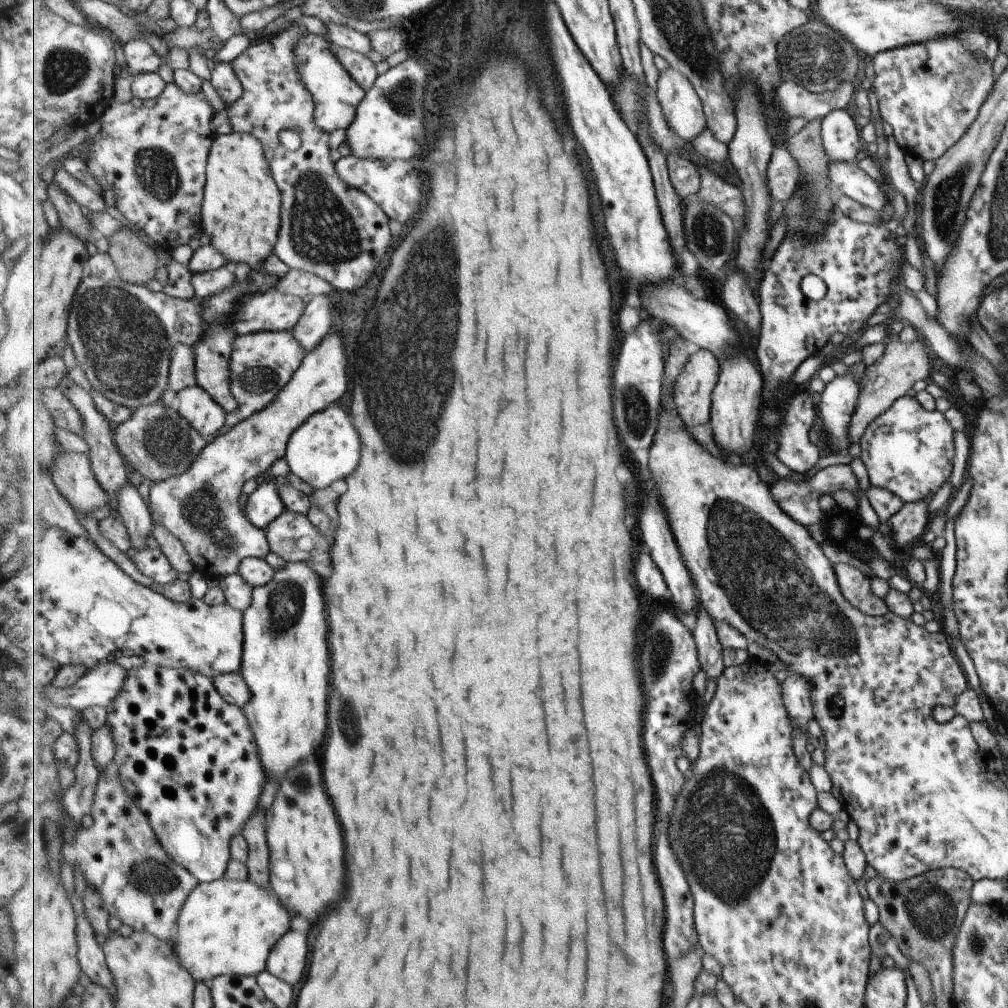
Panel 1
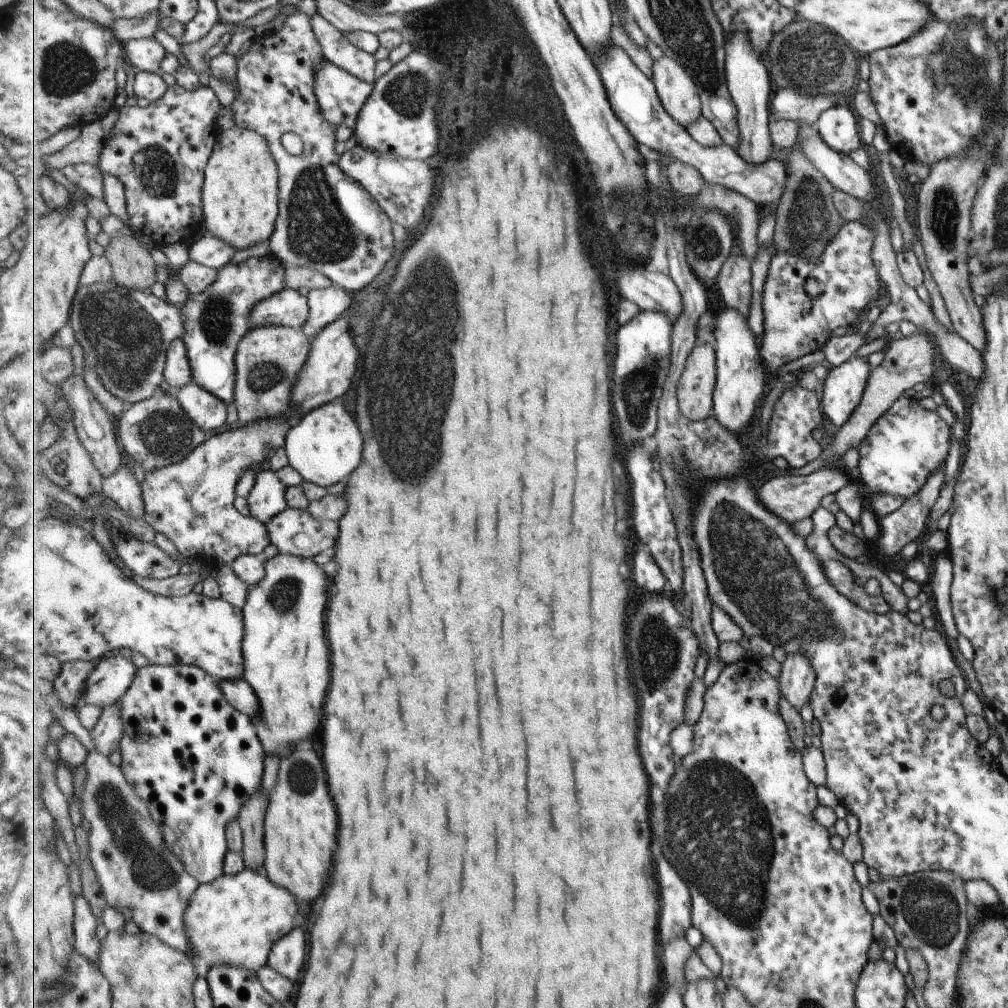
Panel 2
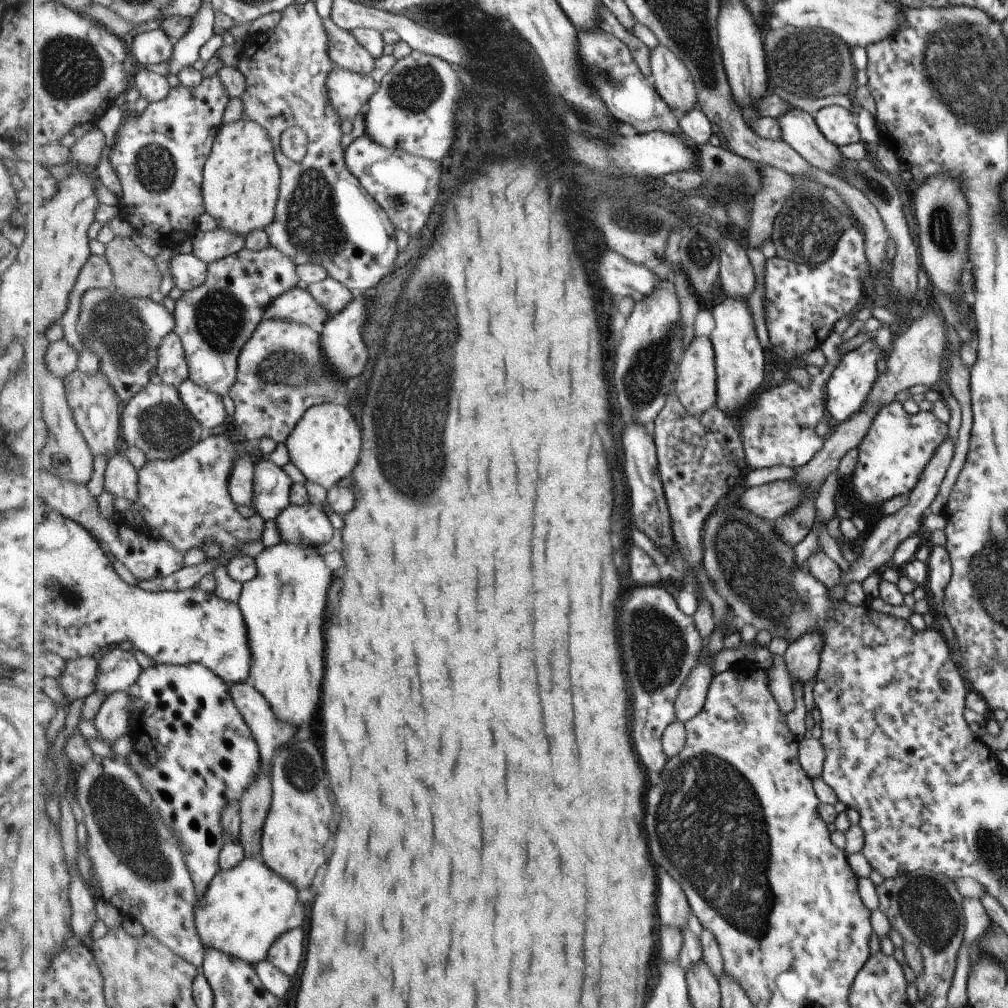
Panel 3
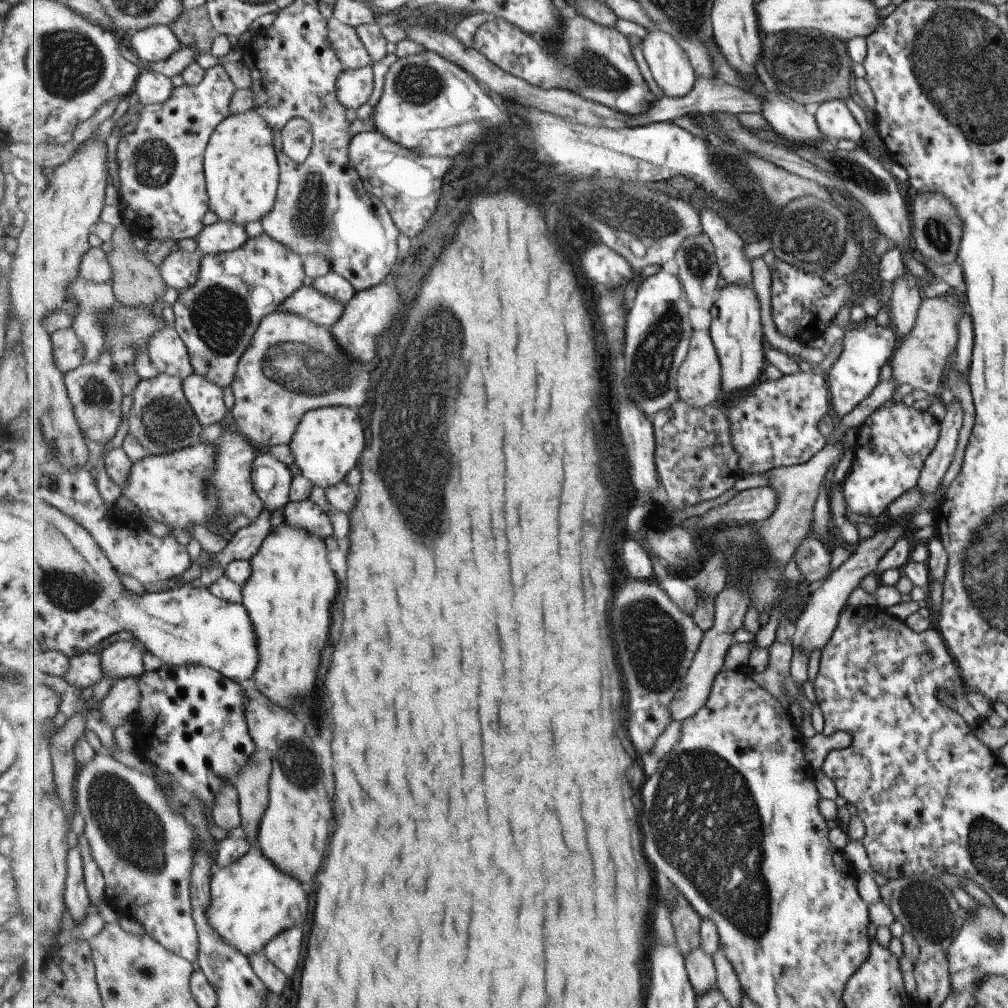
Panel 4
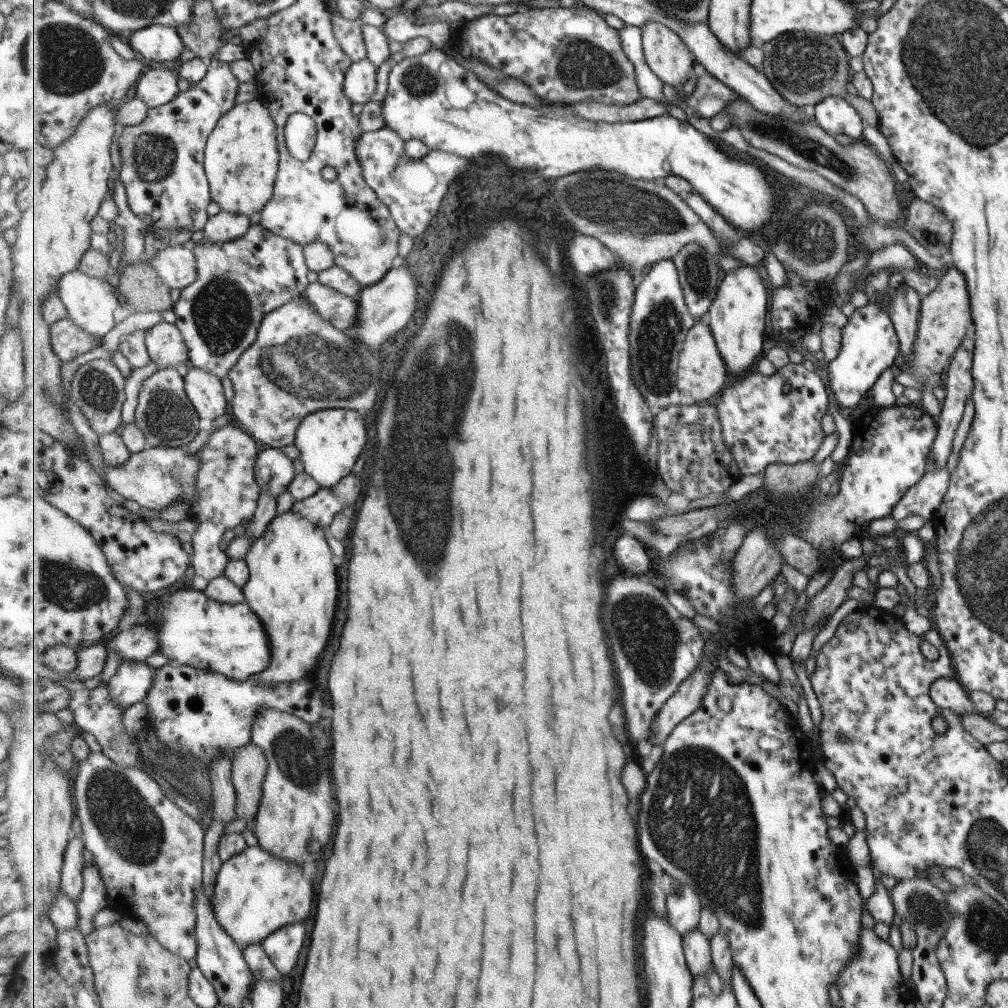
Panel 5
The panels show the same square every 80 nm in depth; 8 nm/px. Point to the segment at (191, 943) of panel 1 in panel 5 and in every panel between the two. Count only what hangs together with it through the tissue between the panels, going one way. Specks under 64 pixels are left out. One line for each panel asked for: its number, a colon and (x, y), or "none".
2: (236, 920)
3: (244, 910)
4: (252, 901)
5: (255, 894)

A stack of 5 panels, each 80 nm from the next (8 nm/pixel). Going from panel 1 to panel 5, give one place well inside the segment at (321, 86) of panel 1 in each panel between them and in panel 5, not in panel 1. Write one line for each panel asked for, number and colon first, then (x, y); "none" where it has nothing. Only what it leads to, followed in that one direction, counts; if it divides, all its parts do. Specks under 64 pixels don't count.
2: (341, 95)
3: (349, 92)
4: (355, 87)
5: (361, 83)

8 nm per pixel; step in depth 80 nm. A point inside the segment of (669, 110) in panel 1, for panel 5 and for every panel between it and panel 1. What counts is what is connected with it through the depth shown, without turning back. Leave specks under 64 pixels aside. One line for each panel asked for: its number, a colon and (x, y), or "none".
2: (678, 92)
3: (672, 77)
4: (670, 65)
5: (668, 55)

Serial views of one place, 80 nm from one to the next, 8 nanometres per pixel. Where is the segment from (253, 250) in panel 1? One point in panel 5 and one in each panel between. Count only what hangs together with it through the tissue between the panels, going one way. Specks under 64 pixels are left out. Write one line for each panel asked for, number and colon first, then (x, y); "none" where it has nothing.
2: (241, 196)
3: (241, 187)
4: (242, 169)
5: (242, 161)

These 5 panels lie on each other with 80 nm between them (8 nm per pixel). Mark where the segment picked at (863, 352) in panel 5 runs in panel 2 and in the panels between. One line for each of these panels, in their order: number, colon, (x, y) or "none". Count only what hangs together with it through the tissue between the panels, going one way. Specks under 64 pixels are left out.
2: (841, 390)
3: (847, 386)
4: (854, 374)

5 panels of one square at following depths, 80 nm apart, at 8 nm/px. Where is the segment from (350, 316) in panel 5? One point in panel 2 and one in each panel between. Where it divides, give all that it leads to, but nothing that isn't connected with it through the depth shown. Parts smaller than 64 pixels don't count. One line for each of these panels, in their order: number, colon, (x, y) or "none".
2: (288, 308)
3: (297, 306)
4: (306, 302)

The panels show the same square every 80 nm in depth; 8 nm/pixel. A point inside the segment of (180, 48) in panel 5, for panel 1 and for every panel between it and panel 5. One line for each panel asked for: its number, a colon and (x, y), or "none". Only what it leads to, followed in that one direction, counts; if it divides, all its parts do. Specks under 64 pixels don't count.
1: (141, 58)
2: (146, 54)
3: (153, 47)
4: (156, 44)

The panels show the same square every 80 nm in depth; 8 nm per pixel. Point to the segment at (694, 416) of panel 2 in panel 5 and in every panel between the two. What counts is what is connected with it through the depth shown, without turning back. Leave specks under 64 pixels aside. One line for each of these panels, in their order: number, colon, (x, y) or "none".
3: (696, 385)
4: (699, 382)
5: (702, 375)

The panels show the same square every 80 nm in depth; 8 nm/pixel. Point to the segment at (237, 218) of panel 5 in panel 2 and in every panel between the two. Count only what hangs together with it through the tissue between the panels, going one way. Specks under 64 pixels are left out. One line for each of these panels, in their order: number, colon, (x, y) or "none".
2: (210, 251)
3: (214, 245)
4: (221, 237)

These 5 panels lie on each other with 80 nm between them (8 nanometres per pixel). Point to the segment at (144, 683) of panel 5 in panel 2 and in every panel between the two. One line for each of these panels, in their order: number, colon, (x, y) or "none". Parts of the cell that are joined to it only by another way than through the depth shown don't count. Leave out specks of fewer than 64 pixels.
2: (108, 733)
3: (113, 719)
4: (123, 699)

